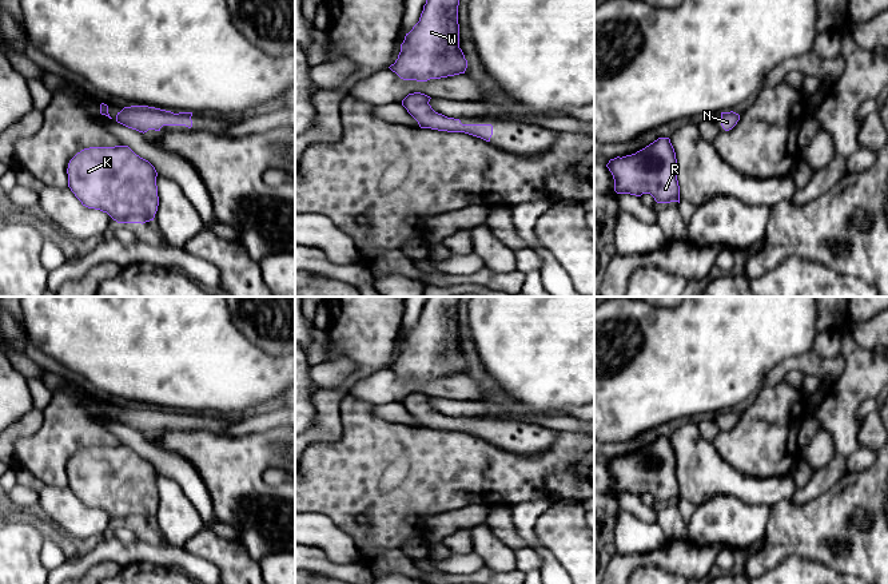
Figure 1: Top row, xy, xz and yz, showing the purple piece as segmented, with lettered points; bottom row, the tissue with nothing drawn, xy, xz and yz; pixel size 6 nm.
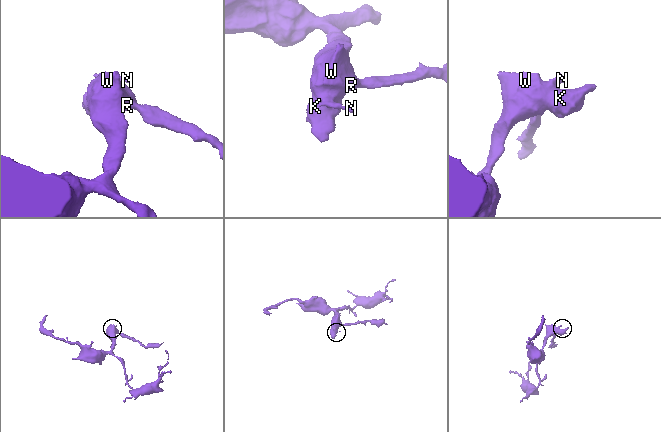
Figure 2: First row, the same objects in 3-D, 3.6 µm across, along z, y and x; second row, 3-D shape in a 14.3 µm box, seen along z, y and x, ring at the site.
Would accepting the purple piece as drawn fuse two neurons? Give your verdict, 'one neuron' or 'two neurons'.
one neuron

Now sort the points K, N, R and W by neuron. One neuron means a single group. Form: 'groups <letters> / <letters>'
groups K N R W

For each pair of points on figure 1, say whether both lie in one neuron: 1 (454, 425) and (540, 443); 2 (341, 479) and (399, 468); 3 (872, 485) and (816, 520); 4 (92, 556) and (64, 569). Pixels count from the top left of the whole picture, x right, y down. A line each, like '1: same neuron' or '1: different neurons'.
1: same neuron
2: same neuron
3: same neuron
4: same neuron

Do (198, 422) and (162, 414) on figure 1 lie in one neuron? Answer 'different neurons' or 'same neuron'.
same neuron

